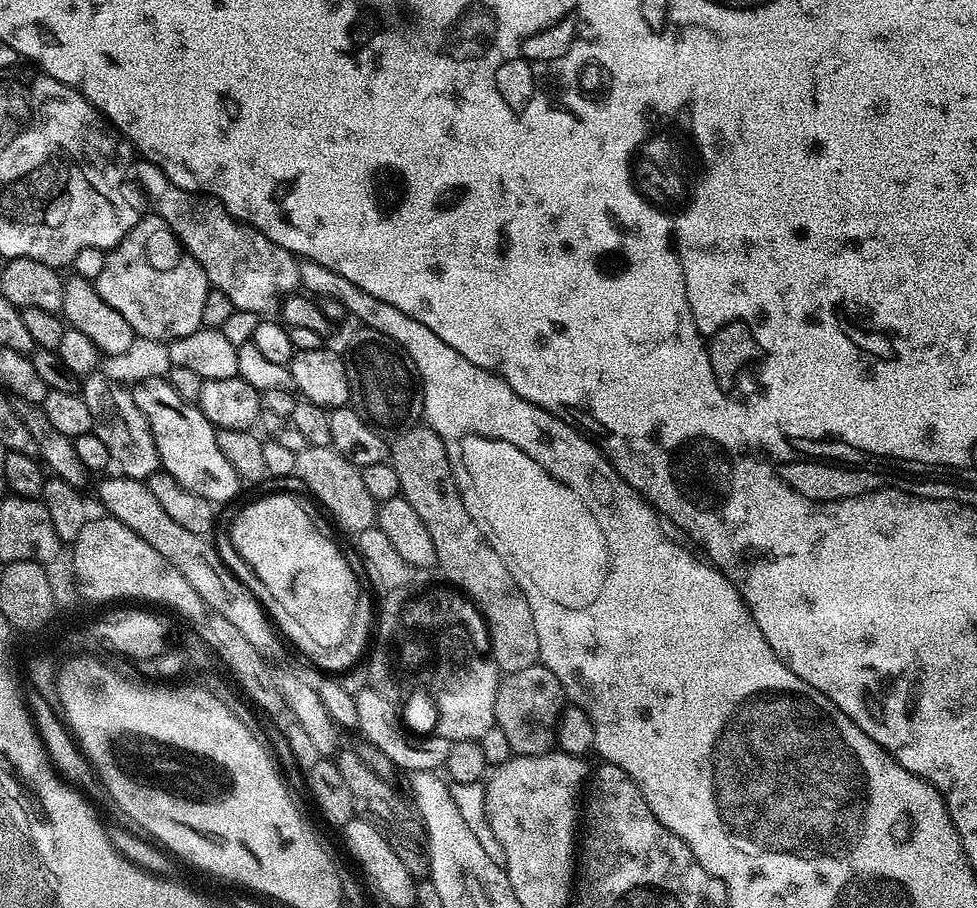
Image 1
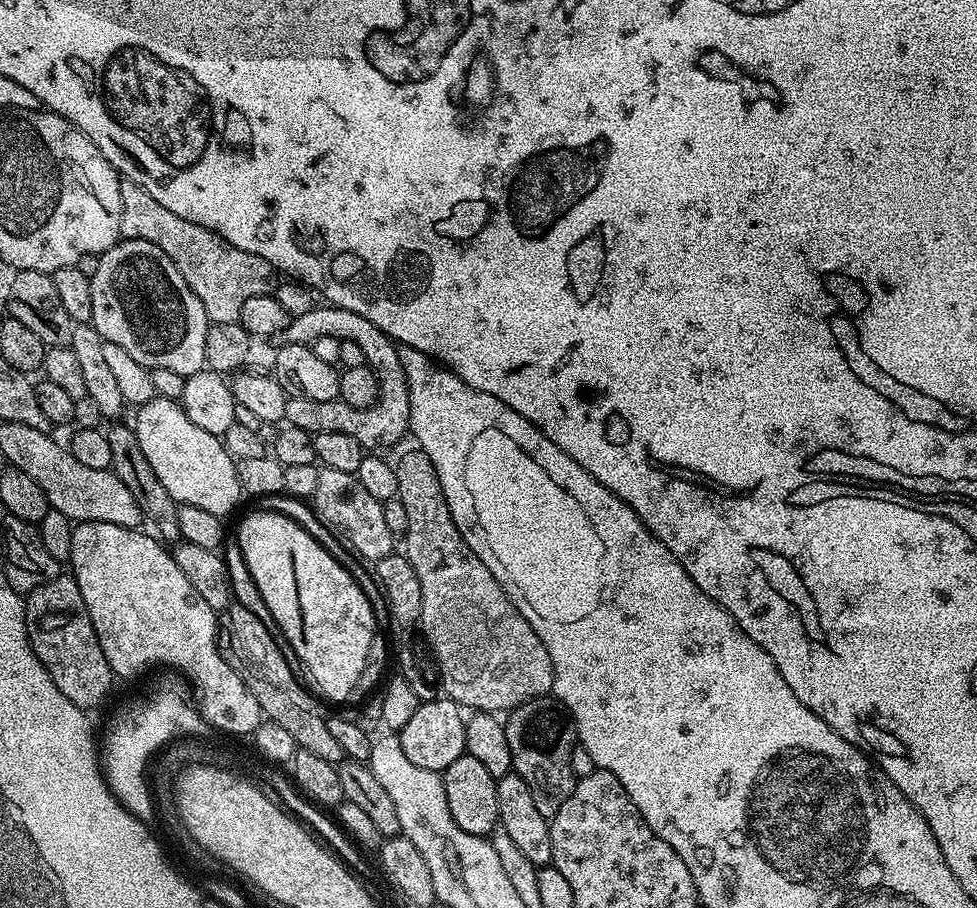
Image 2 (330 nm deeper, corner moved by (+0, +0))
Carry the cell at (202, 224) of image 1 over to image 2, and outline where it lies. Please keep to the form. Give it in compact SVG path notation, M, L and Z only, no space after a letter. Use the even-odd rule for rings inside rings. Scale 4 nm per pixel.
M121 179L122 222L120 235L125 240L145 240L154 242L174 266L178 266L178 274L186 278L186 286L194 290L198 302L202 302L202 310L206 310L209 321L214 324L237 322L242 314L242 305L249 298L269 295L277 287L277 273L266 262L266 258L258 258L258 254L246 254L246 250L238 250L238 246L230 246L216 232L206 230L206 226L198 226L194 222L186 222L186 218L178 218L166 206L159 204L142 186L133 180Z

